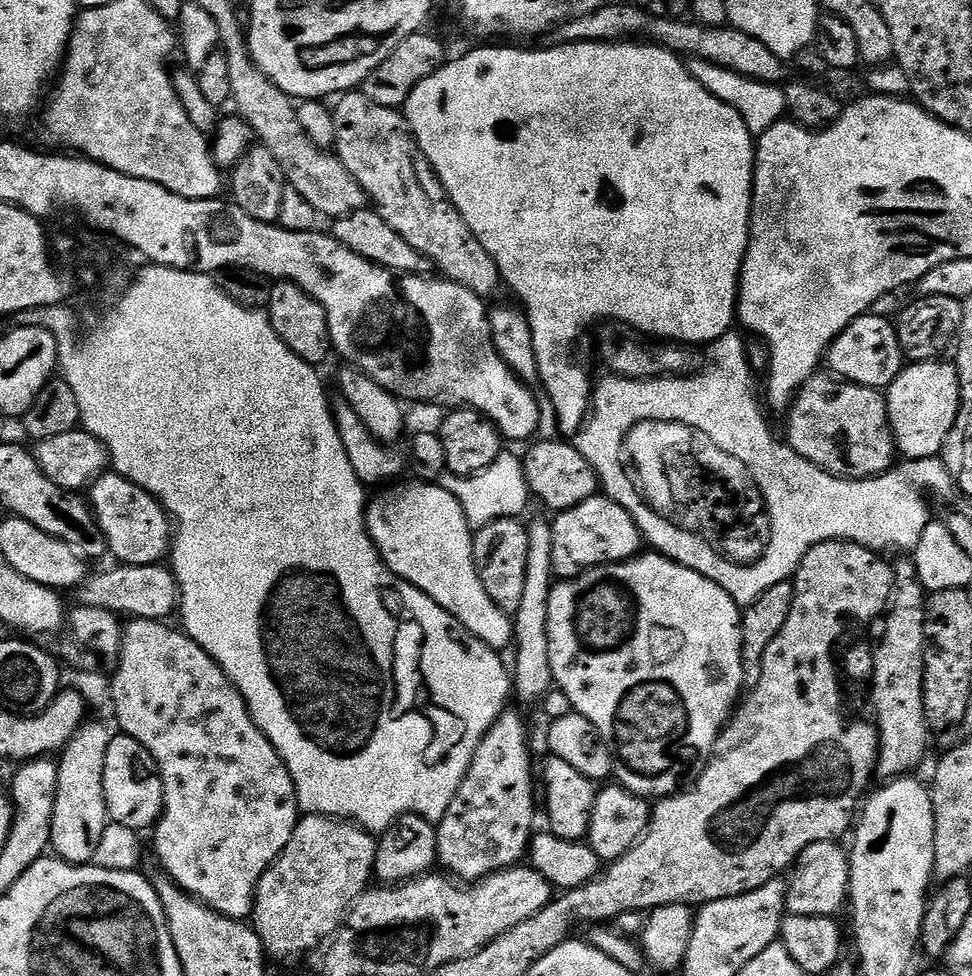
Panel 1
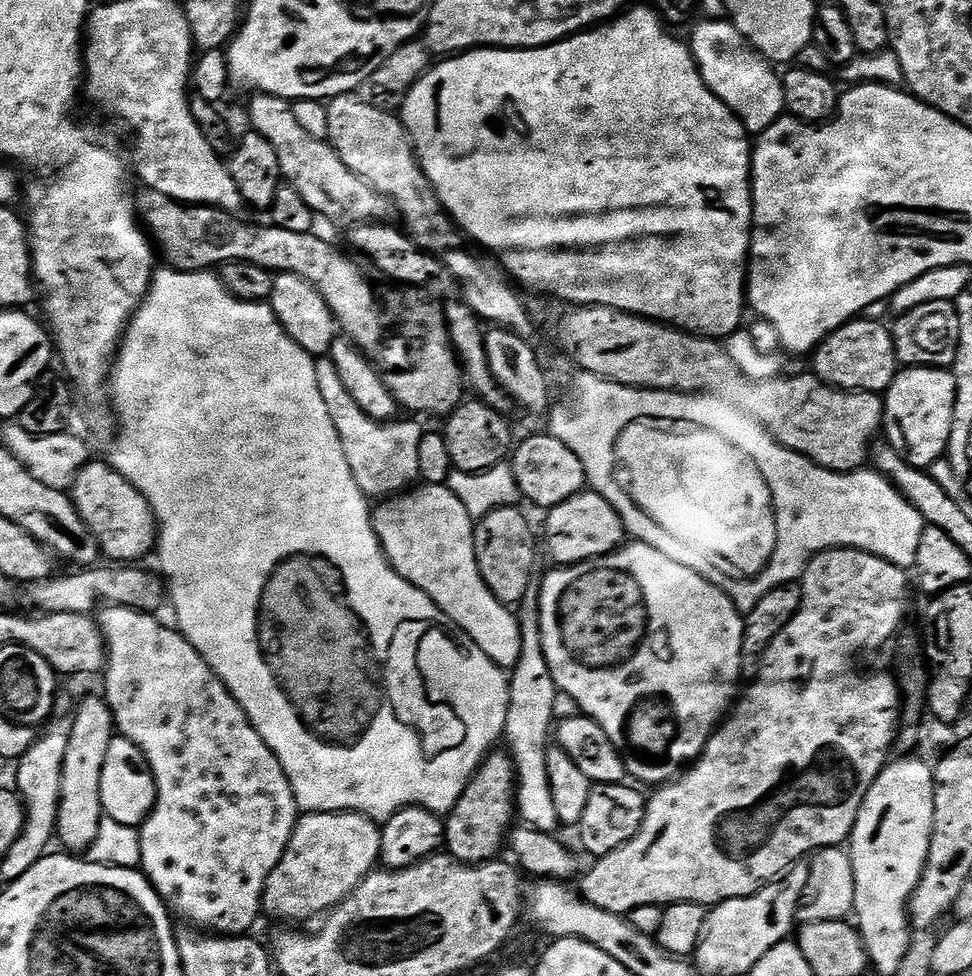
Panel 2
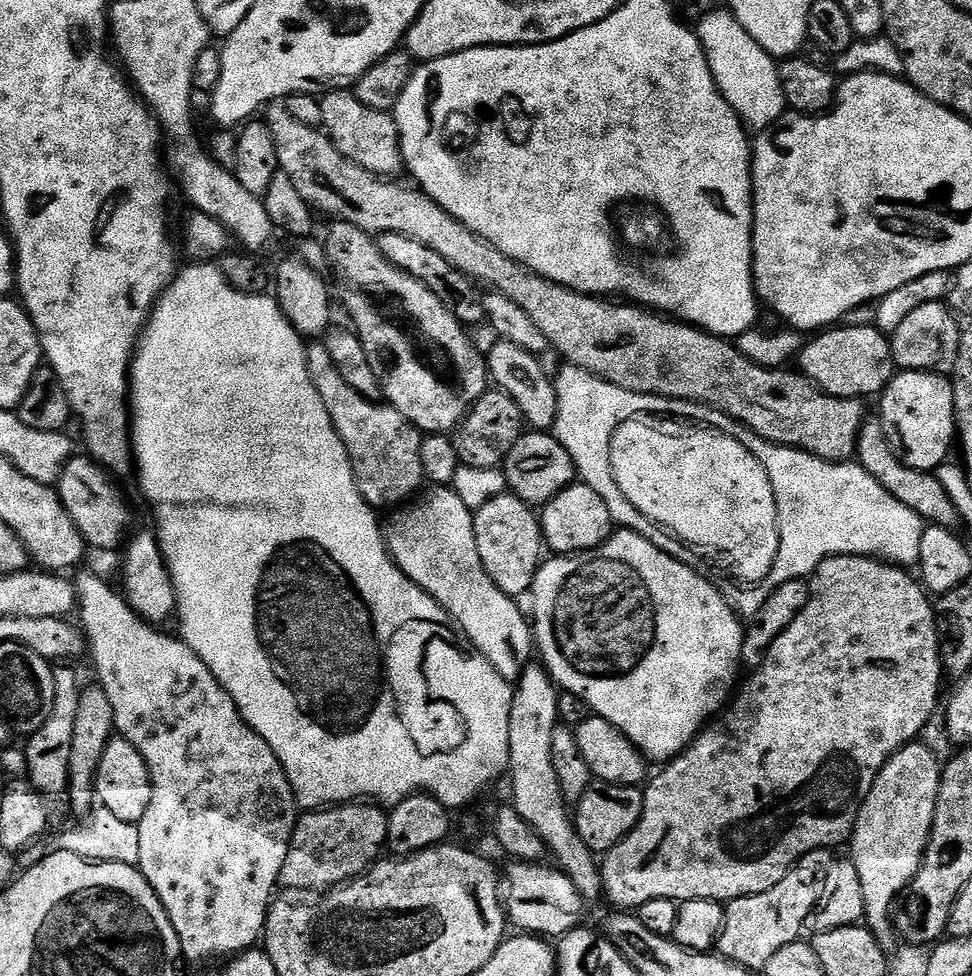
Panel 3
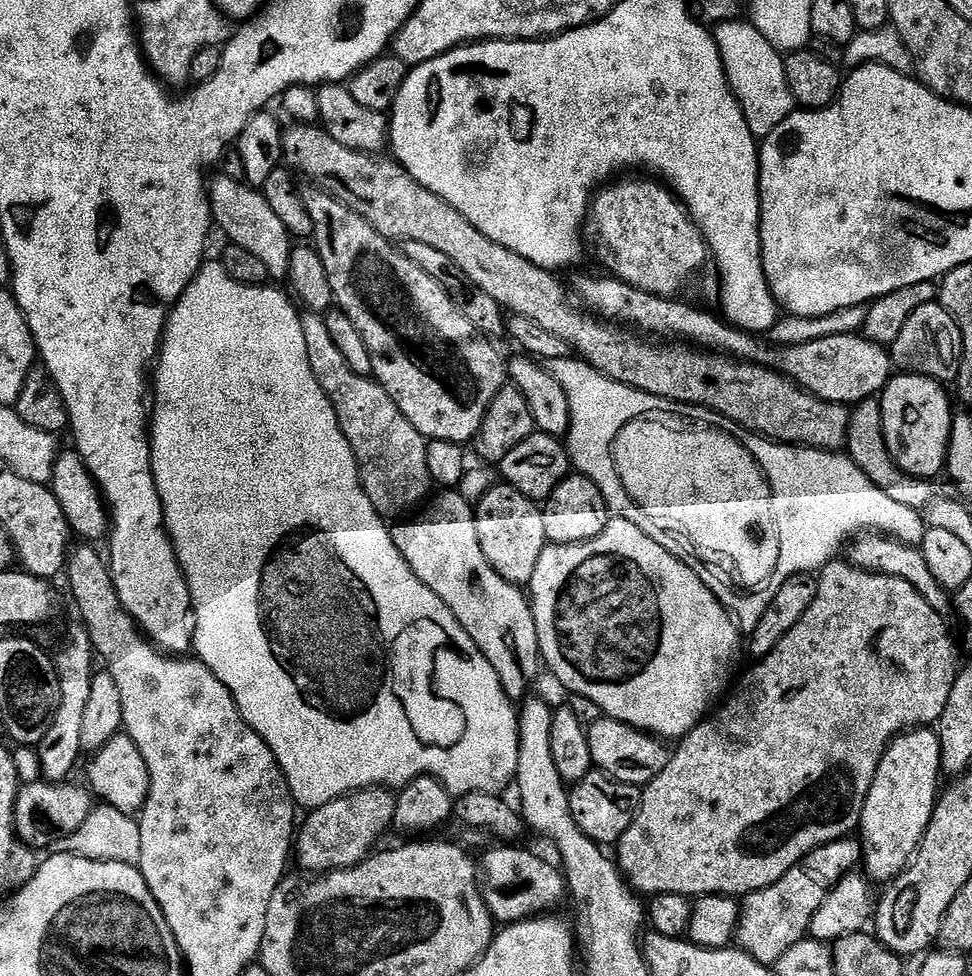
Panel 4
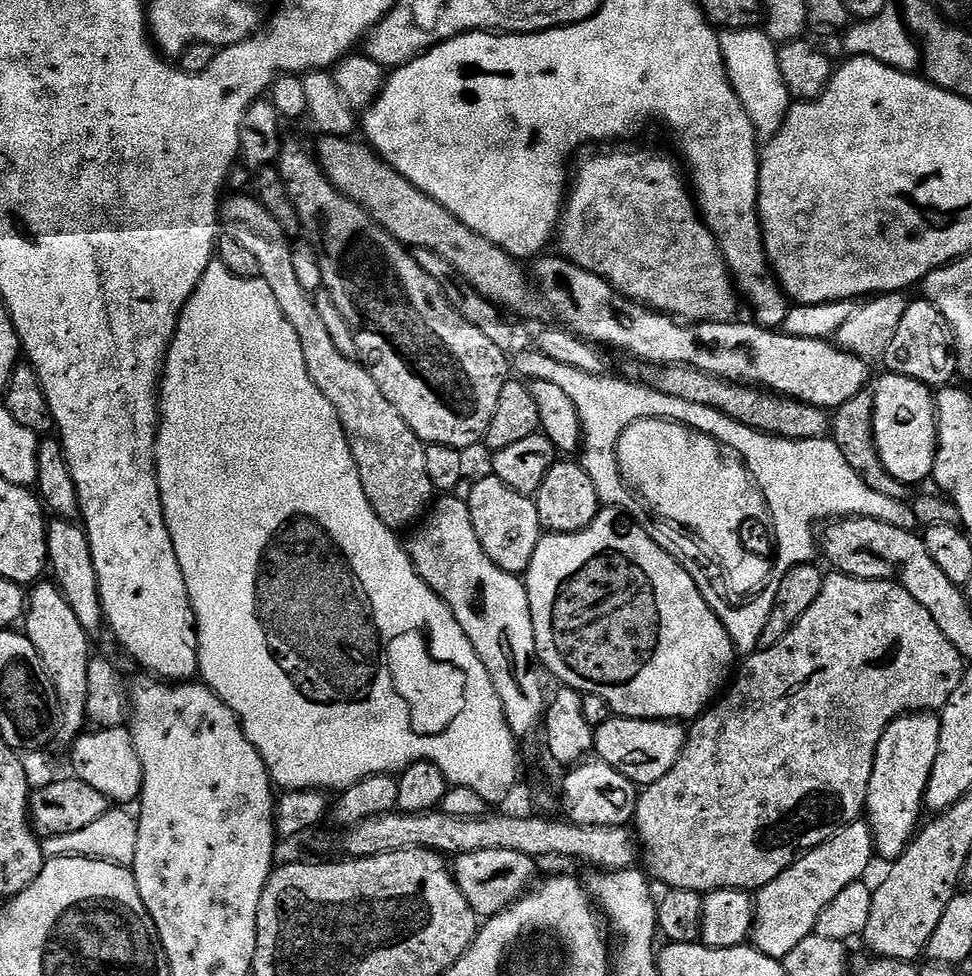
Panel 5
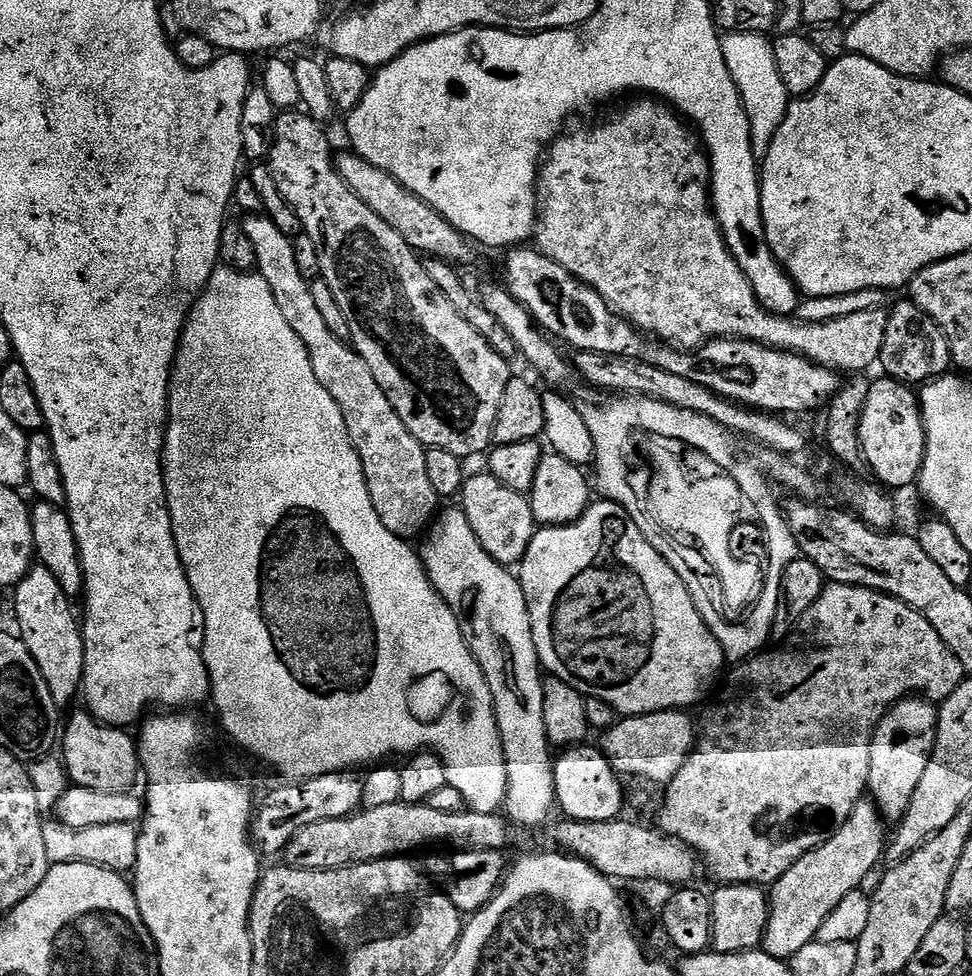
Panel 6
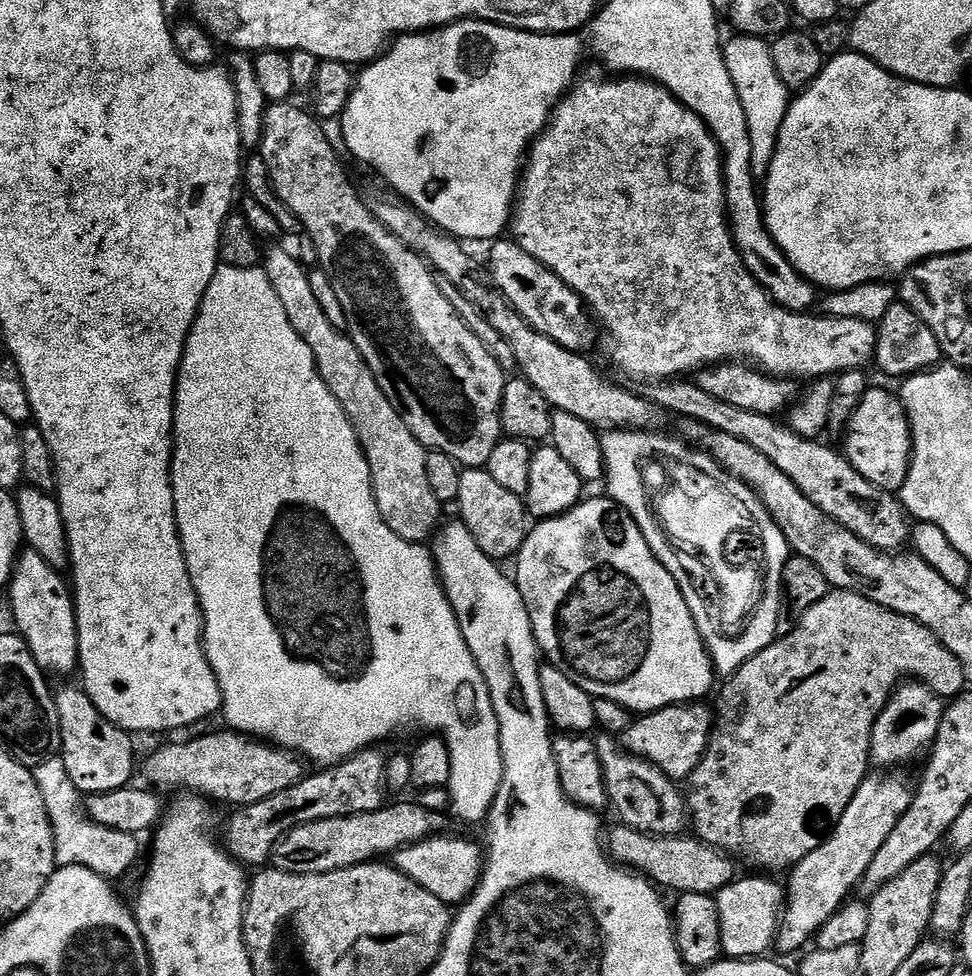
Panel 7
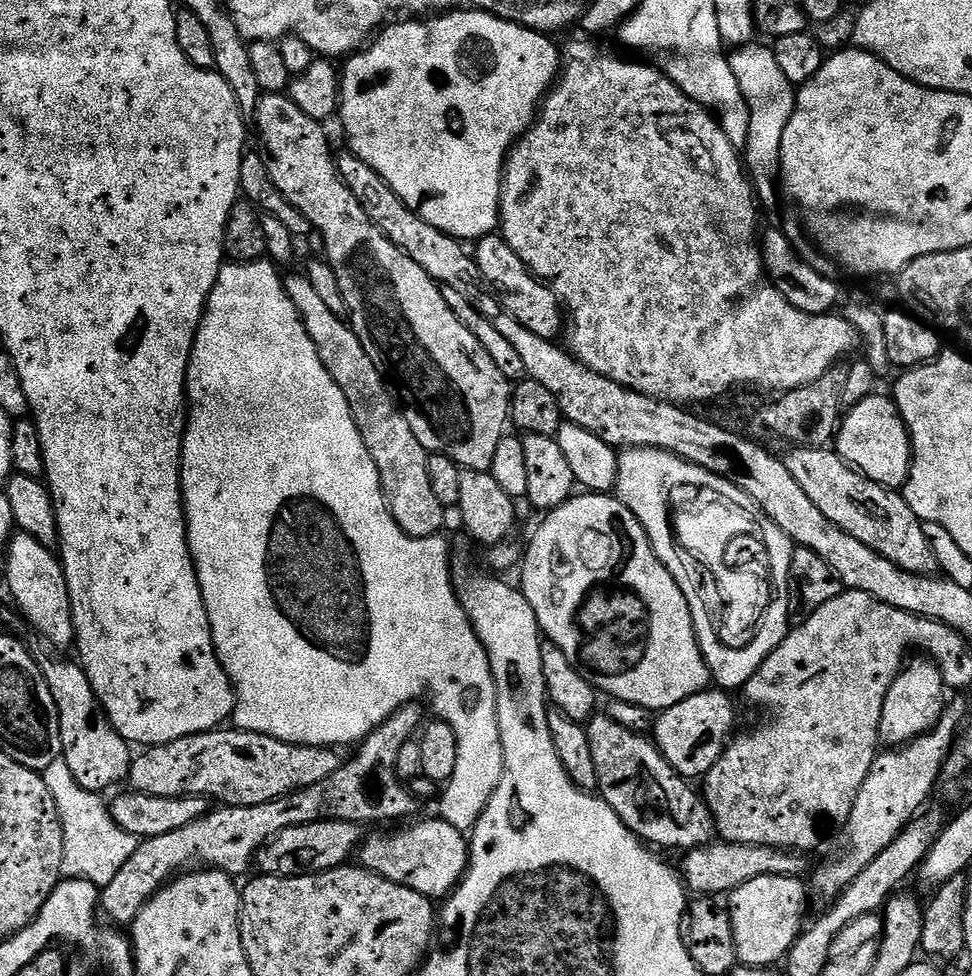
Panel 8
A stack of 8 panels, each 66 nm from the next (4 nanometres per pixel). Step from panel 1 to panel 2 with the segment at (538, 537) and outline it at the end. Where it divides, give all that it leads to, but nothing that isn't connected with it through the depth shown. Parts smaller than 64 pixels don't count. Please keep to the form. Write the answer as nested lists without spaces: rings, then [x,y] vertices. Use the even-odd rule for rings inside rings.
[[[539,587],[526,590],[524,600],[518,606],[518,619],[522,634],[522,654],[510,670],[503,739],[506,742],[508,740],[512,763],[516,765],[516,804],[519,819],[529,828],[555,833],[561,827],[561,822],[558,809],[554,806],[550,774],[546,772],[546,754],[554,736],[554,698],[558,689],[550,674],[550,662],[546,662],[546,650],[542,650]]]

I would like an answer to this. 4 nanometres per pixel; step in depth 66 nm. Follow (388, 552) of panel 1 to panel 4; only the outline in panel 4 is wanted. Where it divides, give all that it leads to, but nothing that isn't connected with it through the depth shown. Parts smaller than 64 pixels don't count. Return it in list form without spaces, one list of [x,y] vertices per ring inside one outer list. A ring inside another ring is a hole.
[[[456,490],[445,491],[427,505],[424,520],[416,520],[413,524],[397,523],[397,528],[391,529],[392,541],[417,581],[427,586],[452,611],[486,662],[494,666],[504,693],[512,701],[520,702],[529,695],[528,672],[541,663],[532,605],[529,597],[520,593],[523,591],[519,587],[502,579],[486,562],[478,546],[473,505],[459,495],[461,493]]]

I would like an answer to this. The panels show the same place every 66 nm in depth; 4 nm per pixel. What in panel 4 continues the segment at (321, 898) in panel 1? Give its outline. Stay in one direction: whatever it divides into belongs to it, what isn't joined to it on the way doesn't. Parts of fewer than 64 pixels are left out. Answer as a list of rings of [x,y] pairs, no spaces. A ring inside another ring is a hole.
[[[383,787],[369,788],[338,798],[321,808],[313,808],[303,817],[294,836],[294,860],[312,874],[341,872],[358,866],[377,847],[376,839],[393,827],[396,796]]]

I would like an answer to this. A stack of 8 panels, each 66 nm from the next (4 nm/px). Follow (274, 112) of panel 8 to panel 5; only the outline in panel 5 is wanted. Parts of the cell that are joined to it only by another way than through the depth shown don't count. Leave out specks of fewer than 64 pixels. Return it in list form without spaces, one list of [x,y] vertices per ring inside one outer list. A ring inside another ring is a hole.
[[[296,140],[290,141],[289,144],[287,141],[280,149],[278,167],[282,182],[290,194],[290,202],[294,202],[294,210],[298,210],[300,223],[306,229],[307,235],[320,254],[322,278],[327,285],[326,291],[334,298],[338,310],[342,310],[342,318],[346,318],[346,322],[350,322],[350,330],[354,334],[354,342],[356,343],[356,356],[372,375],[374,382],[378,382],[378,390],[382,390],[386,402],[390,402],[390,406],[394,406],[394,410],[398,410],[398,414],[402,414],[406,426],[410,426],[410,430],[414,430],[416,437],[423,440],[425,445],[441,444],[451,448],[469,450],[468,448],[474,447],[479,440],[481,443],[488,435],[488,427],[494,418],[494,410],[498,410],[498,397],[502,395],[502,386],[506,386],[506,382],[510,379],[509,353],[498,350],[498,346],[494,346],[494,342],[490,342],[490,338],[486,338],[486,334],[482,334],[482,330],[478,330],[478,326],[470,326],[470,322],[466,322],[466,318],[462,318],[459,312],[452,307],[452,303],[435,287],[432,287],[433,289],[423,288],[420,285],[428,286],[433,281],[430,274],[426,274],[426,270],[422,270],[422,266],[418,266],[415,255],[405,245],[393,238],[389,232],[382,231],[357,204],[350,202],[341,192],[338,192],[335,186],[325,178],[323,170],[320,169],[319,163],[314,159],[313,153],[309,149],[307,152]]]

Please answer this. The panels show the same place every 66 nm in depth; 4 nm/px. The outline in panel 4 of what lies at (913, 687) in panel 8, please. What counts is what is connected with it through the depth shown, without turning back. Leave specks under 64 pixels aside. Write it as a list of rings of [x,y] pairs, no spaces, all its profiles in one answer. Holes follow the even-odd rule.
[[[931,727],[909,730],[897,736],[884,749],[884,756],[874,774],[870,794],[860,815],[858,829],[858,840],[862,845],[862,868],[873,881],[891,882],[912,863],[912,857],[936,809],[936,779],[939,776],[942,776],[940,738]]]

